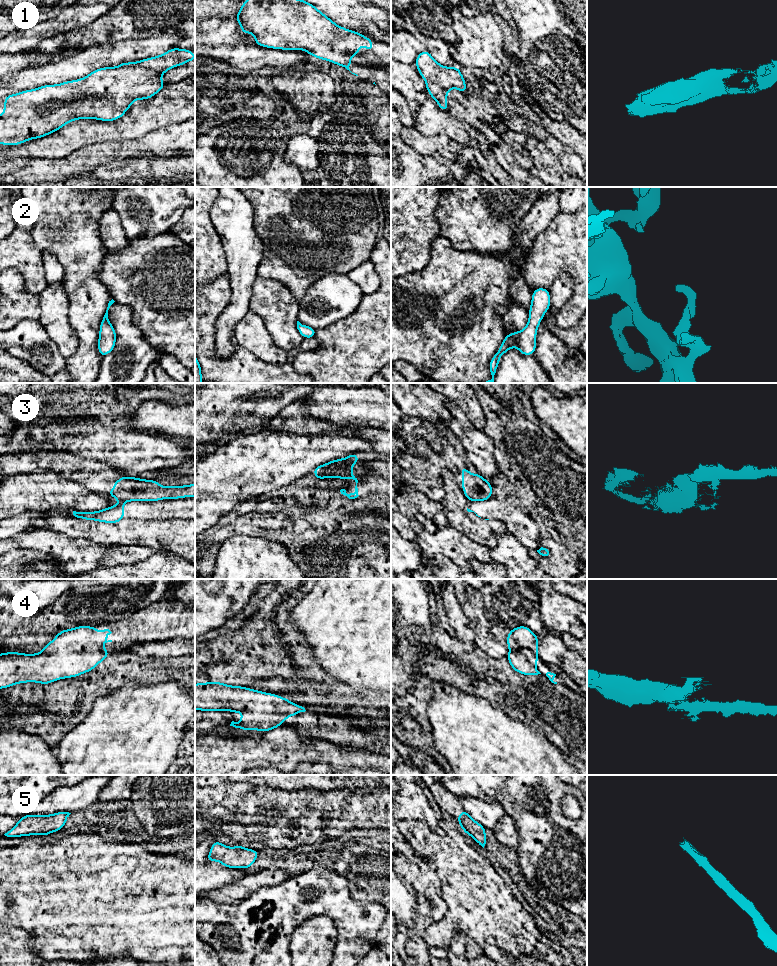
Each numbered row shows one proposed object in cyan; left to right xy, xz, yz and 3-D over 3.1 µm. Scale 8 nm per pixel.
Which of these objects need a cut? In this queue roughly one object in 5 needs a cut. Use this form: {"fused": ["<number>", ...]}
{"fused": ["3"]}

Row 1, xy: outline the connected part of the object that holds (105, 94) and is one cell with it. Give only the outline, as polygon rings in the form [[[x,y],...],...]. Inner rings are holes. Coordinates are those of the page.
[[[172,48],[154,58],[94,70],[82,79],[57,85],[44,85],[8,95],[3,100],[5,108],[0,115],[0,144],[19,145],[30,139],[41,138],[76,119],[92,118],[102,121],[119,119],[135,100],[148,100],[163,89],[166,84],[160,78],[162,74],[190,60],[195,60],[192,50]],[[71,95],[77,95],[78,98],[59,104]]]

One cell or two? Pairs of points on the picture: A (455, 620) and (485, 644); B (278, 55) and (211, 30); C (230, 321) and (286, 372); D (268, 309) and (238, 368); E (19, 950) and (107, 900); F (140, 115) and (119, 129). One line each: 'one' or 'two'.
A: two
B: one
C: two
D: two
E: two
F: one

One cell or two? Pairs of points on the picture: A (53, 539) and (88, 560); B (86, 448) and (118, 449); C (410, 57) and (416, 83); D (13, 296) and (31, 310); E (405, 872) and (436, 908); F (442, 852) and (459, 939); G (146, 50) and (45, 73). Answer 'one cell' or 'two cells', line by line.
A: one cell
B: one cell
C: two cells
D: one cell
E: one cell
F: two cells
G: one cell

